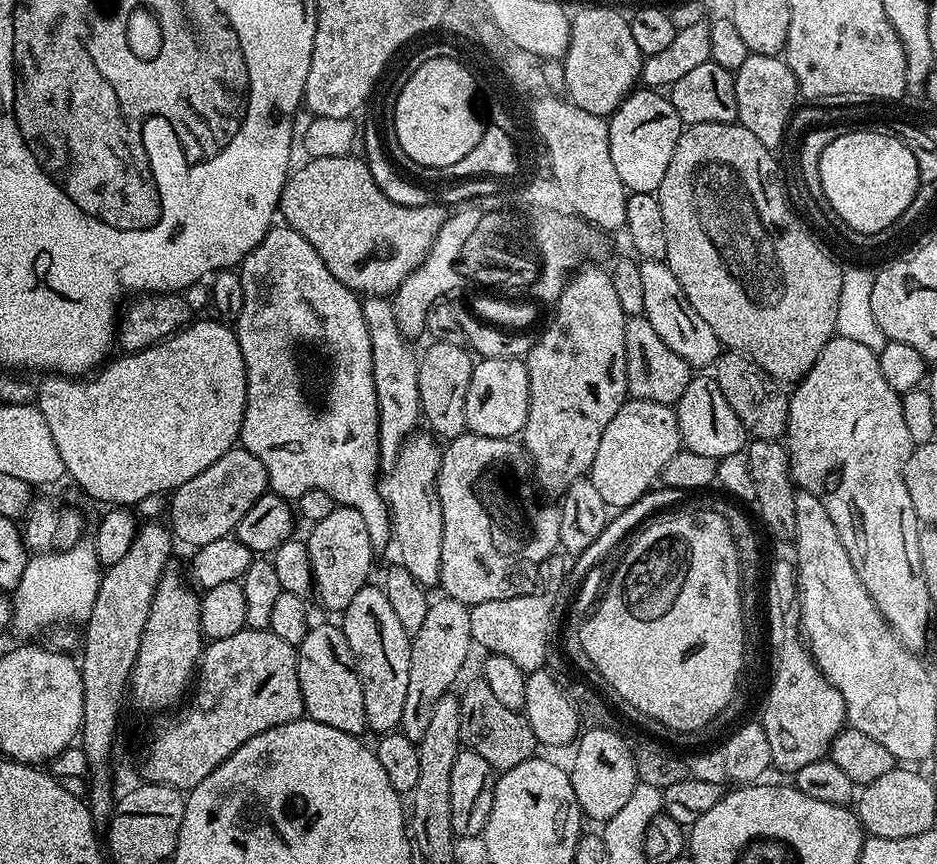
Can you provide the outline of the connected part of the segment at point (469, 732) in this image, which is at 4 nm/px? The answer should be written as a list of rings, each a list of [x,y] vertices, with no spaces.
[[[476,678],[465,686],[464,692],[459,693],[460,713],[462,714],[462,726],[460,727],[460,739],[463,747],[474,754],[482,754],[486,762],[497,773],[510,770],[518,766],[518,762],[526,762],[537,755],[538,745],[534,738],[534,730],[530,730],[528,720],[523,712],[515,712],[502,706],[498,698],[486,686],[482,678]]]

